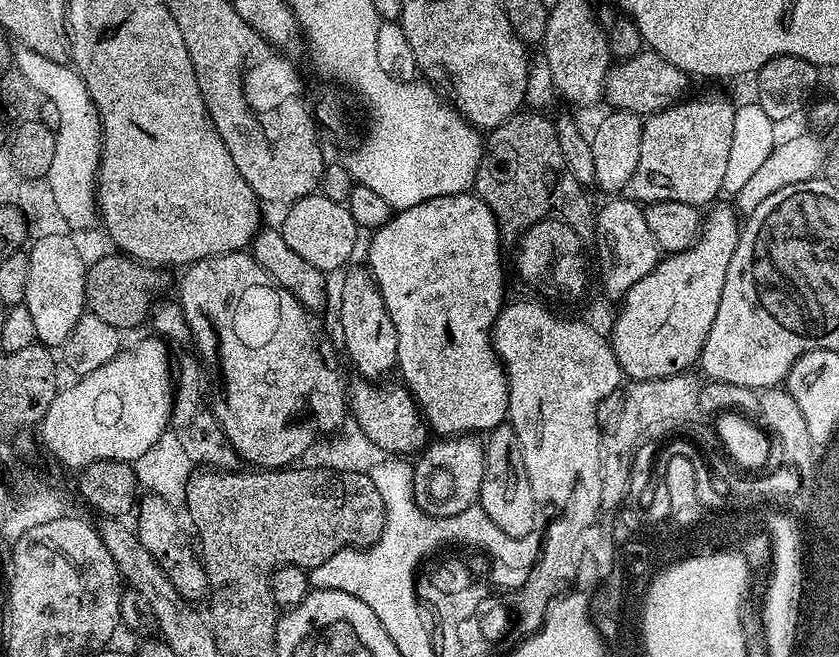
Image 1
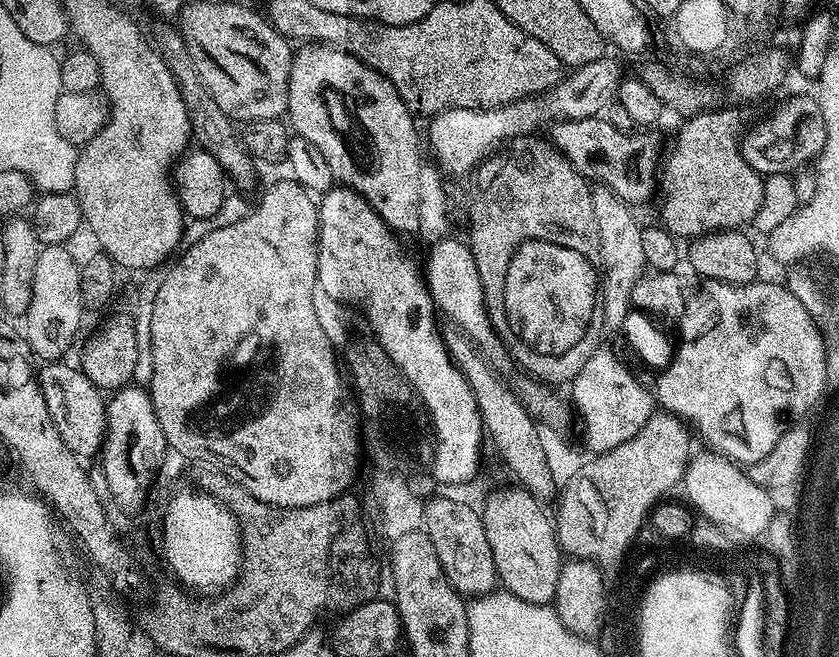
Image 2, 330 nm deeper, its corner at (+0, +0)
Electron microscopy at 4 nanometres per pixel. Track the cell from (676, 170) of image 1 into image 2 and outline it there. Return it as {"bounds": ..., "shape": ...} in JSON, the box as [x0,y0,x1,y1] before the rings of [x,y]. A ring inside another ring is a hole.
{"bounds":[552,116,662,206],"shape":[[[591,116],[581,120],[561,120],[553,123],[552,147],[559,148],[584,179],[611,188],[630,206],[637,206],[652,196],[658,184],[658,169],[662,164],[662,148],[652,136],[636,136],[615,129],[605,118]]]}

